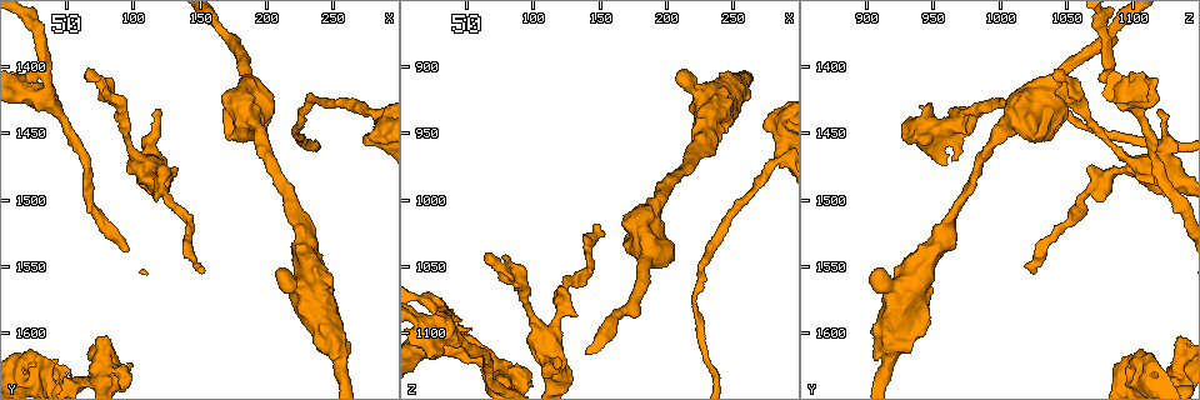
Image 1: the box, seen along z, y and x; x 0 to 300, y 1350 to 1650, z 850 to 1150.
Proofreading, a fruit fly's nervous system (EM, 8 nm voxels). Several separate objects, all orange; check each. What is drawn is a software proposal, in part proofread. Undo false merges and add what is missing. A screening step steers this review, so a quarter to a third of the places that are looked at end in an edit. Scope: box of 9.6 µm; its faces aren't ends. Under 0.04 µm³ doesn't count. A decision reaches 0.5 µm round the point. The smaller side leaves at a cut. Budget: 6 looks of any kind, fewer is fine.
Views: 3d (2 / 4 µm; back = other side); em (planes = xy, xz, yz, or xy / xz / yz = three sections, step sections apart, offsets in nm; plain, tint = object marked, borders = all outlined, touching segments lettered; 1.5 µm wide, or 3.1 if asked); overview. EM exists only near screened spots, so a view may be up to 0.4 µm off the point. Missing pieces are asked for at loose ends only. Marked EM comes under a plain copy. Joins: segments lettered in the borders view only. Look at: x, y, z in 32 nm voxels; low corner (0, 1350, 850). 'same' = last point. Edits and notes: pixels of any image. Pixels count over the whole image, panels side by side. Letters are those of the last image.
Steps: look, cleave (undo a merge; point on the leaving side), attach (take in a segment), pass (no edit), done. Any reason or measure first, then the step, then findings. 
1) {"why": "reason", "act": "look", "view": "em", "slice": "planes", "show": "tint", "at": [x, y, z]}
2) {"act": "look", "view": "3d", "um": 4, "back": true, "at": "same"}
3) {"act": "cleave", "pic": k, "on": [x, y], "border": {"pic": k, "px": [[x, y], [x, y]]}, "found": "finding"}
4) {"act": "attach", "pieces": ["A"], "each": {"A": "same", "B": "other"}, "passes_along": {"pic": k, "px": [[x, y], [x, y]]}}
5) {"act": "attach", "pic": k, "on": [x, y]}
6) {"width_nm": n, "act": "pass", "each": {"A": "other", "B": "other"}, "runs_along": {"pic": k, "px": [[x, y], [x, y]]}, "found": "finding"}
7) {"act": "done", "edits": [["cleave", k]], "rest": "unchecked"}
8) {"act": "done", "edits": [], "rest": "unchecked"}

{"act": "look", "view": "3d", "um": 2, "at": [22, 1410, 1076]}

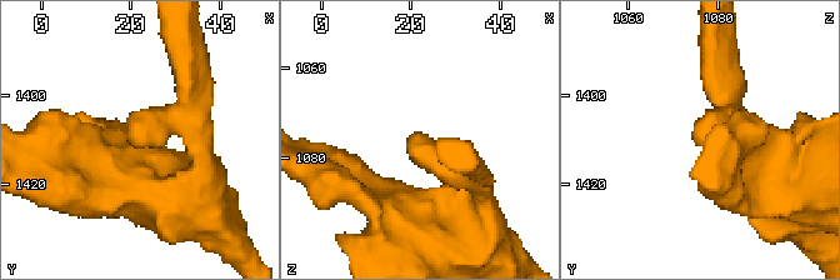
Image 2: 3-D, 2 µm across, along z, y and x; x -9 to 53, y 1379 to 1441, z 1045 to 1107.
{"arm_widths_nm": [190, 200], "why": "need the tissue", "act": "look", "view": "em", "slice": "xz", "step": 8, "show": "borders", "at": [20, 1411, 1075]}

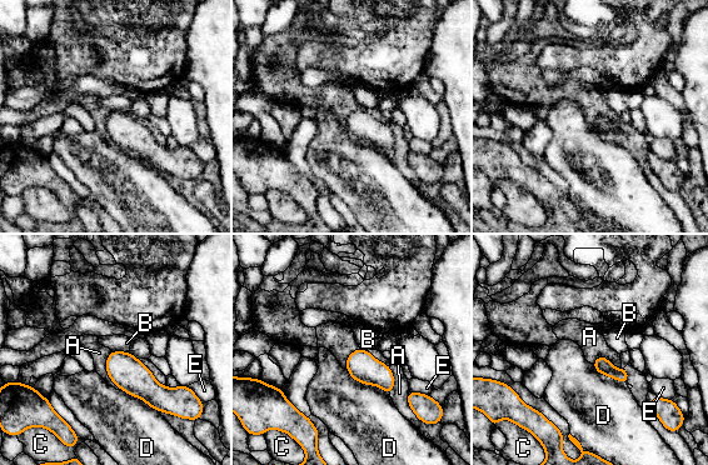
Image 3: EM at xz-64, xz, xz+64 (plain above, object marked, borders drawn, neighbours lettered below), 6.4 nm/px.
{"act": "look", "view": "em", "slice": "planes", "show": "borders", "at": "same"}

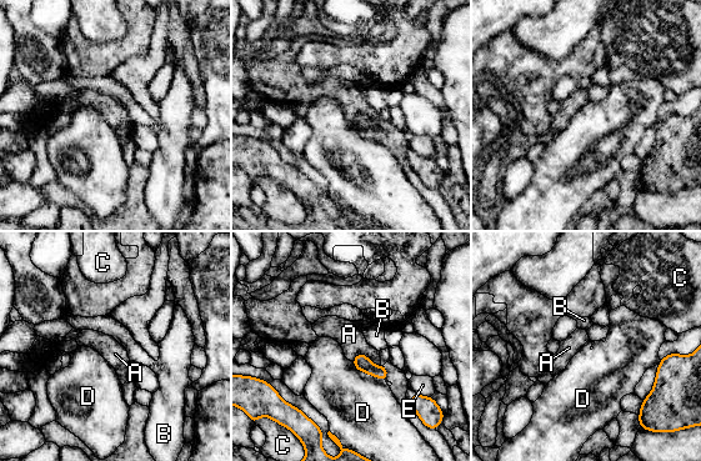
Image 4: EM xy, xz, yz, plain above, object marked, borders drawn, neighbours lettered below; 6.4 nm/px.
{"act": "pass", "each": {"A": "other", "B": "other", "C": "other", "D": "other", "E": "other"}, "border": {"pic": 4, "px": [[351, 360], [364, 354], [380, 365]]}, "found": "no lettered segment goes on from it"}

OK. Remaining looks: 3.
{"why": "branch stops here", "act": "look", "view": "3d", "um": 2, "at": [120, 1434, 1120]}

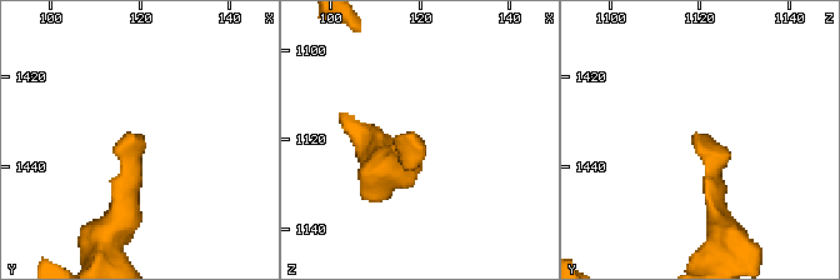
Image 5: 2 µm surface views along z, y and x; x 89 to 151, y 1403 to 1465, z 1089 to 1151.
{"act": "look", "view": "em", "slice": "xy", "step": 4, "show": "tint", "at": [120, 1433, 1119]}

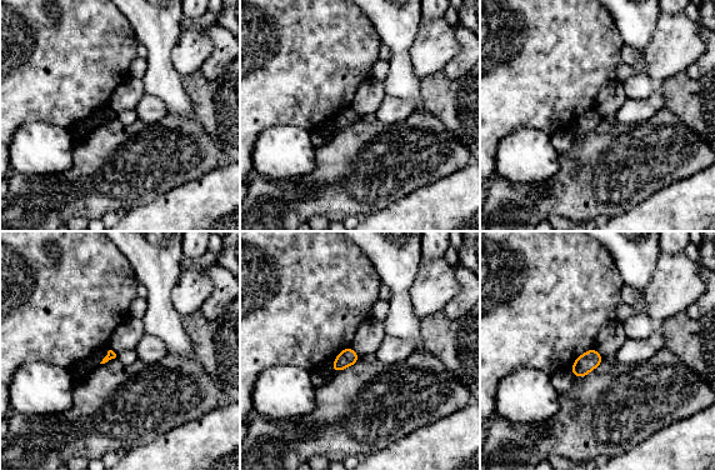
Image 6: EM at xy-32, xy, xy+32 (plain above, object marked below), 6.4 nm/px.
{"act": "look", "view": "em", "slice": "yz", "step": 4, "show": "borders", "at": "same"}

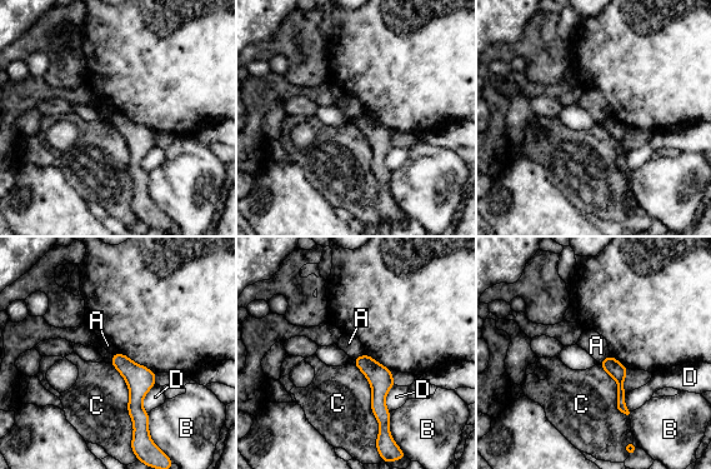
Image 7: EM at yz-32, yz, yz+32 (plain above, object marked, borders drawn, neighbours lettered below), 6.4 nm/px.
{"act": "pass", "each": {"A": "other", "B": "other", "C": "other", "D": "other"}, "found": "none of them fits"}

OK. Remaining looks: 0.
{"act": "done", "edits": [], "rest": "unchecked"}

